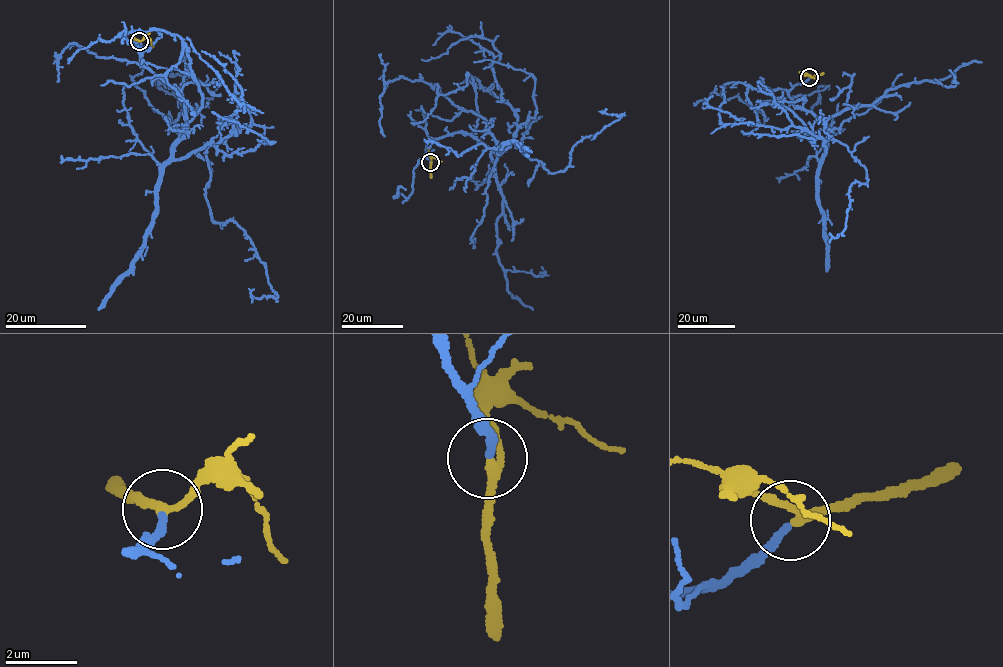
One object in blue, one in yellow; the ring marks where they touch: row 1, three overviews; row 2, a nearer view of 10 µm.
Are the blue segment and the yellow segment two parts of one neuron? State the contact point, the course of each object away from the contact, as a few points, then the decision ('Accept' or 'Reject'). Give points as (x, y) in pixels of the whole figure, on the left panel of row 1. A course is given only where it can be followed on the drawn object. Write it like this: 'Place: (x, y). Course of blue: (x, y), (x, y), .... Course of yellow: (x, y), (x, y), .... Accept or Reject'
Place: (139, 41). Course of blue: (139, 41), (181, 90), (184, 159), (257, 111), (186, 37). Course of yellow: (139, 41), (149, 38), (153, 47). Accept

